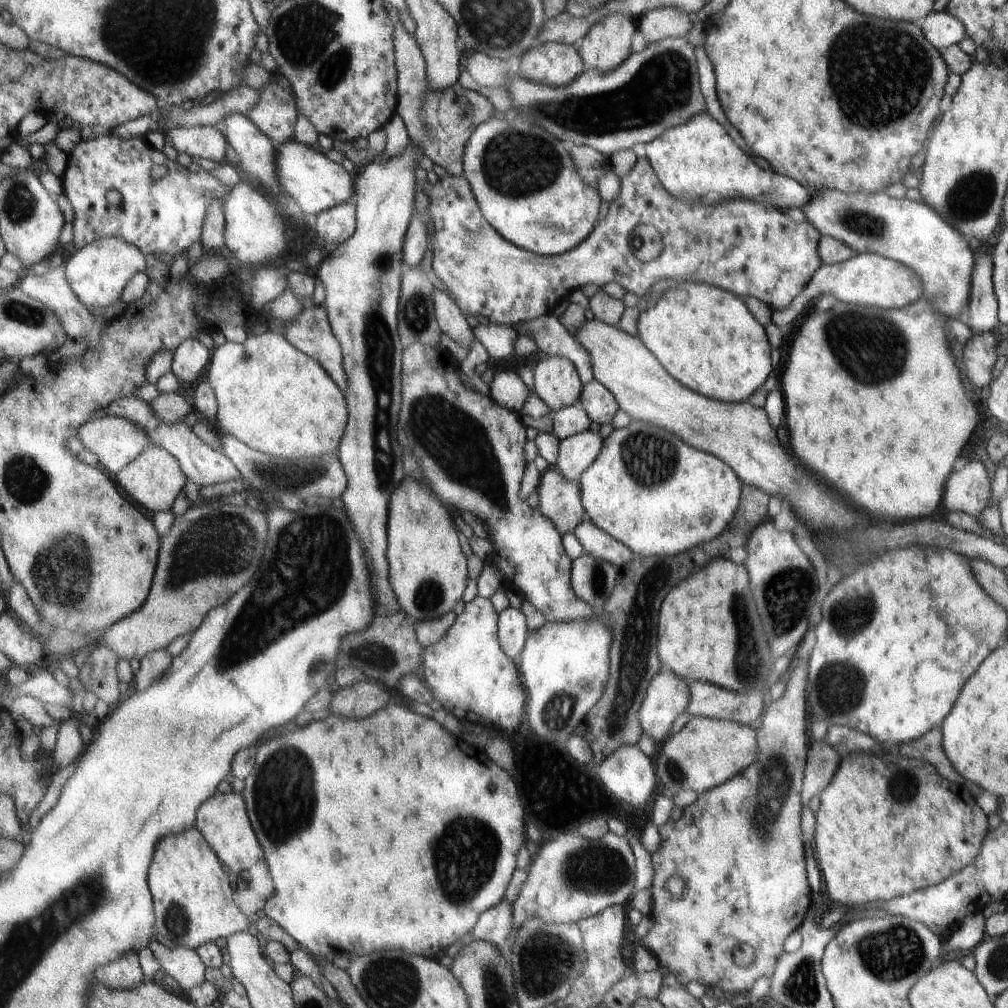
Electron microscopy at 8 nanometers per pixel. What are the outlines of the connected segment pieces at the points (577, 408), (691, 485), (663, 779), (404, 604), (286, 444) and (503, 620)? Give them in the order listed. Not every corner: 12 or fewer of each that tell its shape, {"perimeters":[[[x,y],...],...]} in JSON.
{"perimeters":[[[579,403],[554,412],[561,440],[585,433],[592,419]],[[632,420],[581,476],[602,530],[645,557],[717,542],[743,482]],[[692,717],[657,758],[675,796],[723,785],[758,758],[756,730]],[[408,476],[388,558],[414,623],[451,613],[470,578],[457,513]],[[269,329],[218,346],[216,425],[296,460],[340,452],[347,395]],[[522,608],[499,618],[502,648],[518,665],[531,626]]]}

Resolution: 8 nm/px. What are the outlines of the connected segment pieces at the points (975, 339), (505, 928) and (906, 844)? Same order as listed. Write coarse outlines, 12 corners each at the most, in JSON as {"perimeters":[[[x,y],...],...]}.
{"perimeters":[[[993,332],[976,333],[964,348],[964,369],[978,388],[991,383],[998,360]],[[504,900],[481,914],[475,940],[510,953],[514,907]],[[848,753],[815,812],[844,906],[971,865],[989,831],[929,762]]]}

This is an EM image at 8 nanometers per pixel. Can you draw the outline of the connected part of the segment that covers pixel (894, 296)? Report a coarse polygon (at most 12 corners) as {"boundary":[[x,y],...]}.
{"boundary":[[870,252],[821,264],[806,296],[899,309],[920,300],[915,270]]}

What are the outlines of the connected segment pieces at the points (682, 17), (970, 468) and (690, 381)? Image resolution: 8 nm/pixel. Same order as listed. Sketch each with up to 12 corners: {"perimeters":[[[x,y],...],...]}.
{"perimeters":[[[672,7],[657,8],[639,28],[649,44],[687,37],[690,15]],[[986,466],[948,475],[941,502],[978,520],[990,502]],[[684,281],[638,336],[684,386],[741,403],[771,342],[734,293]]]}

